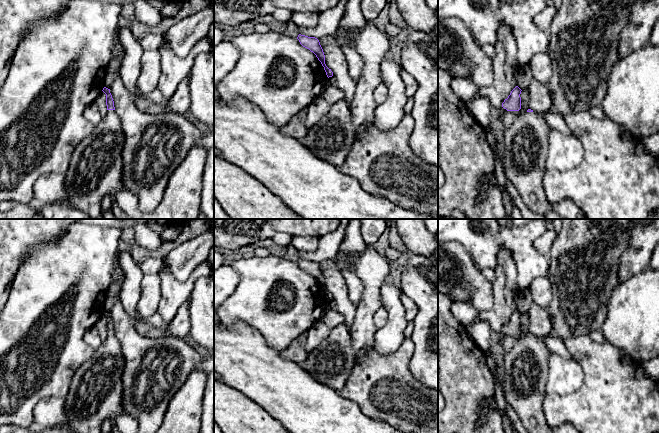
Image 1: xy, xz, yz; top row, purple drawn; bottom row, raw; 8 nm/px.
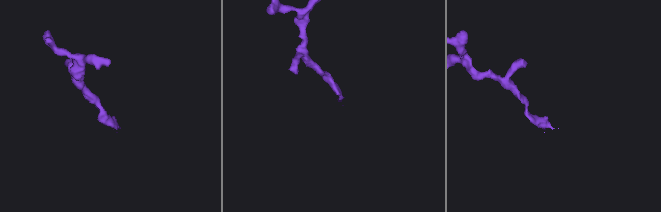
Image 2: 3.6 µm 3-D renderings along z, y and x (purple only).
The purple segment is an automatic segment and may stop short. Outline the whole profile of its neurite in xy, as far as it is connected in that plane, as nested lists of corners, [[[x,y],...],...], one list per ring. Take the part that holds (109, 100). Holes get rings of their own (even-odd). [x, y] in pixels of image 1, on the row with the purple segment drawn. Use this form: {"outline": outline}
{"outline": [[[104,87],[106,94],[107,114],[102,121],[95,125],[92,132],[82,140],[75,148],[65,175],[65,188],[67,192],[66,205],[80,210],[91,219],[96,219],[101,212],[102,200],[109,196],[113,204],[112,212],[116,219],[130,219],[115,204],[116,194],[123,190],[122,151],[125,143],[125,135],[121,126],[121,120],[114,107],[114,101],[110,89]]]}

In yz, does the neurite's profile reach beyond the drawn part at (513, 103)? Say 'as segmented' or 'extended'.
extended

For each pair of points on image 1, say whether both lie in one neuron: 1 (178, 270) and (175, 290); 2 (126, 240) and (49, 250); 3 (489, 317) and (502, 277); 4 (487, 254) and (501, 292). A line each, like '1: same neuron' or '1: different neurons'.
1: different neurons
2: different neurons
3: same neuron
4: different neurons

